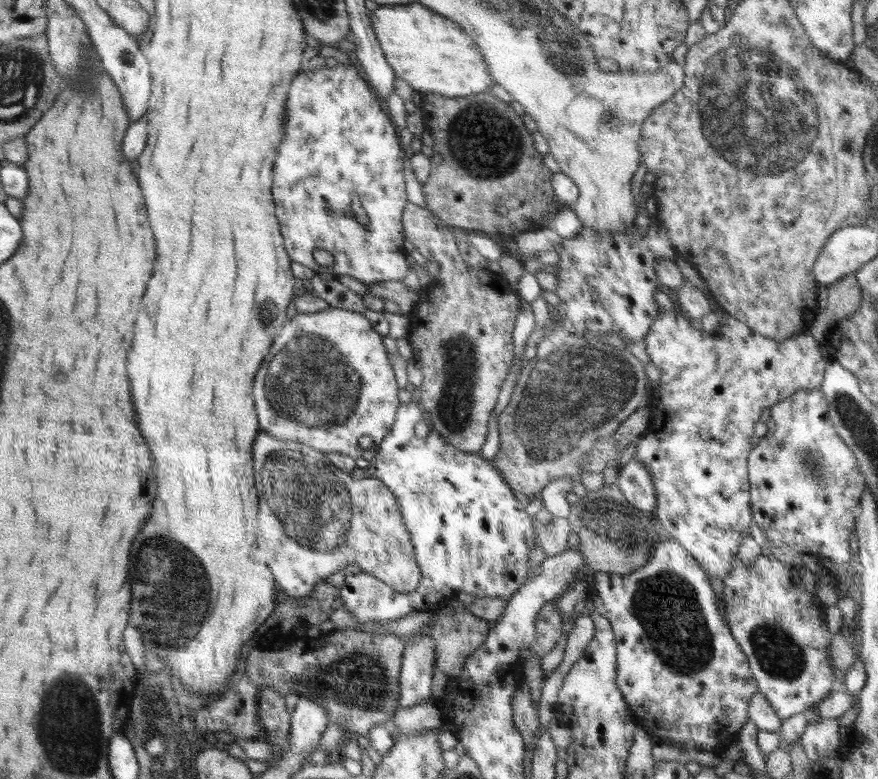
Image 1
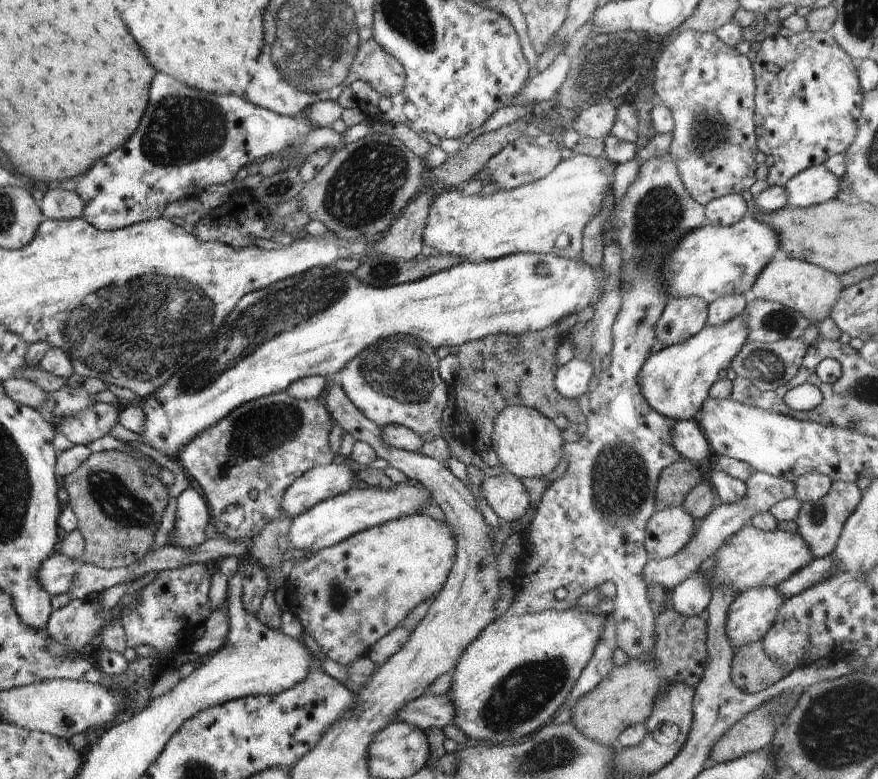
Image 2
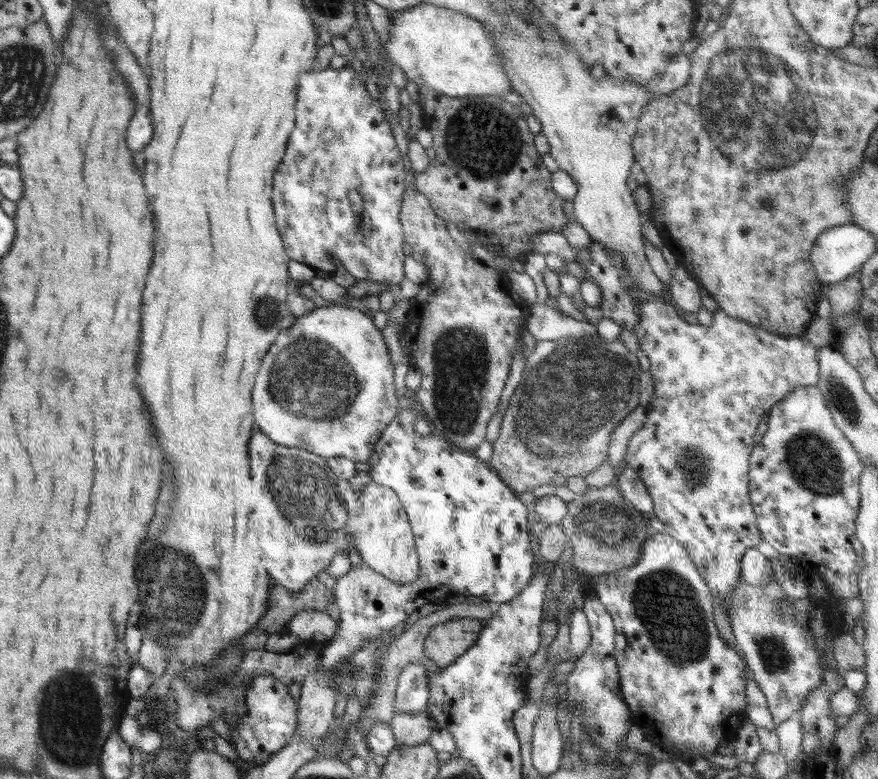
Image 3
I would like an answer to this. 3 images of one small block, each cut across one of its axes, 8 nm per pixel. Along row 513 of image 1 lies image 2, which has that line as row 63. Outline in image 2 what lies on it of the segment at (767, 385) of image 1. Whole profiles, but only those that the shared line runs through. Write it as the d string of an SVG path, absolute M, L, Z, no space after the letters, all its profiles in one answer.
M679 29L675 34L667 39L660 54L657 56L653 67L653 89L656 93L657 100L661 101L664 106L668 107L674 118L674 130L672 131L672 144L670 144L669 155L675 162L679 176L688 190L690 196L698 204L706 206L711 200L718 197L731 194L749 195L749 188L757 181L756 179L756 153L759 151L757 146L756 127L754 124L755 106L755 78L752 64L746 55L739 53L735 48L726 46L714 33L696 32L692 29Z

